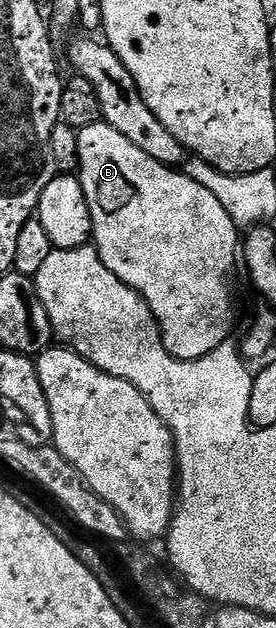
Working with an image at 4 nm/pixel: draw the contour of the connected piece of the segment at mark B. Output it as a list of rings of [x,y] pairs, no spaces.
[[[107,123],[87,126],[78,131],[79,138],[79,179],[83,186],[83,194],[87,198],[87,206],[91,210],[93,219],[93,240],[97,253],[101,256],[101,261],[127,286],[131,286],[151,306],[151,314],[157,320],[157,330],[161,337],[161,344],[176,360],[198,360],[211,350],[215,350],[224,342],[230,339],[229,331],[233,328],[233,271],[239,268],[239,229],[237,224],[223,210],[223,202],[207,190],[207,186],[199,186],[192,178],[185,175],[184,171],[177,168],[168,168],[166,164],[155,162],[151,154],[143,154],[135,142],[130,142],[128,138],[123,138],[119,130],[115,130]]]

